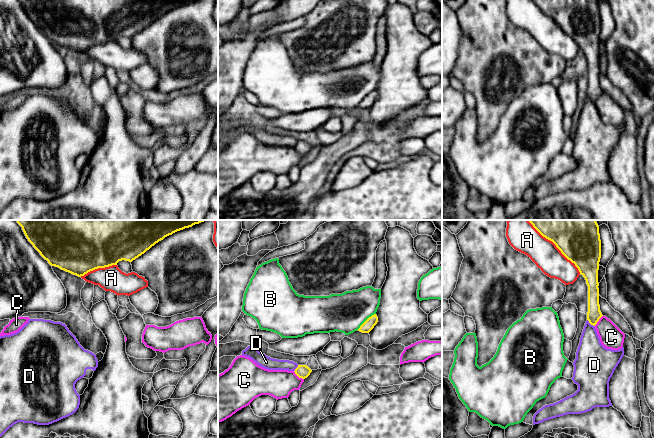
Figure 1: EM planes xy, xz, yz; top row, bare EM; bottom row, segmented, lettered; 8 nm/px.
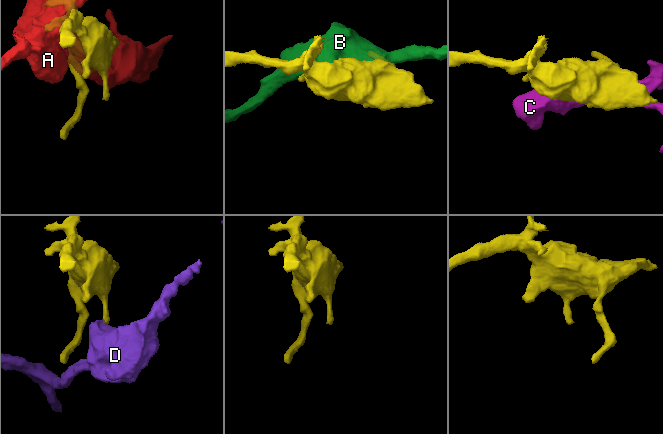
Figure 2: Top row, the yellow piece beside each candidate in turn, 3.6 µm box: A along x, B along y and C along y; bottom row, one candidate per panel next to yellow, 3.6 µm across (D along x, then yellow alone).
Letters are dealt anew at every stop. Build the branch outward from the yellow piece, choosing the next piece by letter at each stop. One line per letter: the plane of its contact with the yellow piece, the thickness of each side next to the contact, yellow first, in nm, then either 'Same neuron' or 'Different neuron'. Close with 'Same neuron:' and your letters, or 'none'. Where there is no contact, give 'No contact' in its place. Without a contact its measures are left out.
A: Touches yellow in yz. Thickness 320 nm (yellow) against 220 nm. Different neuron
B: Touches yellow in xz. Thickness 90 nm (yellow) against 320 nm. Different neuron
C: Touches yellow in xz. Thickness 110 nm (yellow) against 220 nm. Different neuron
D: Touches yellow in yz. Thickness 110 nm (yellow) against 240 nm. Different neuron
Same neuron: none

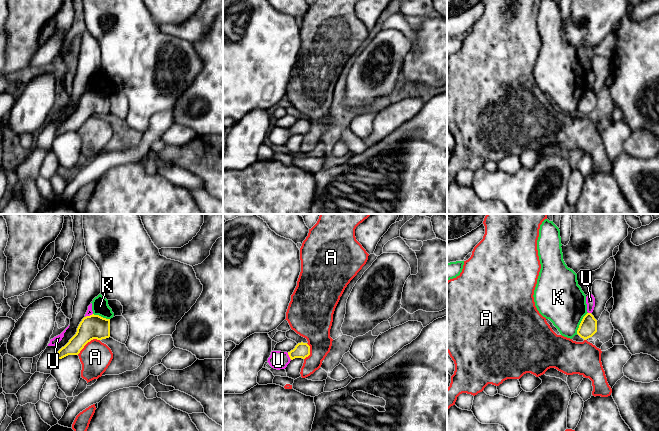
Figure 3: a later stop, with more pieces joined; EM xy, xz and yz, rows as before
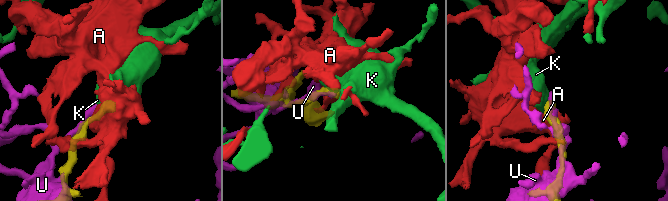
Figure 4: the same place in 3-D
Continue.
A: Touches yellow in xy. Thickness 190 nm (yellow) against 240 nm. Different neuron
K: Touches yellow in yz. Thickness 140 nm (yellow) against 380 nm. Different neuron
U: Touches yellow in xy. Thickness 190 nm (yellow) against 50 nm. Different neuron
Same neuron: none

